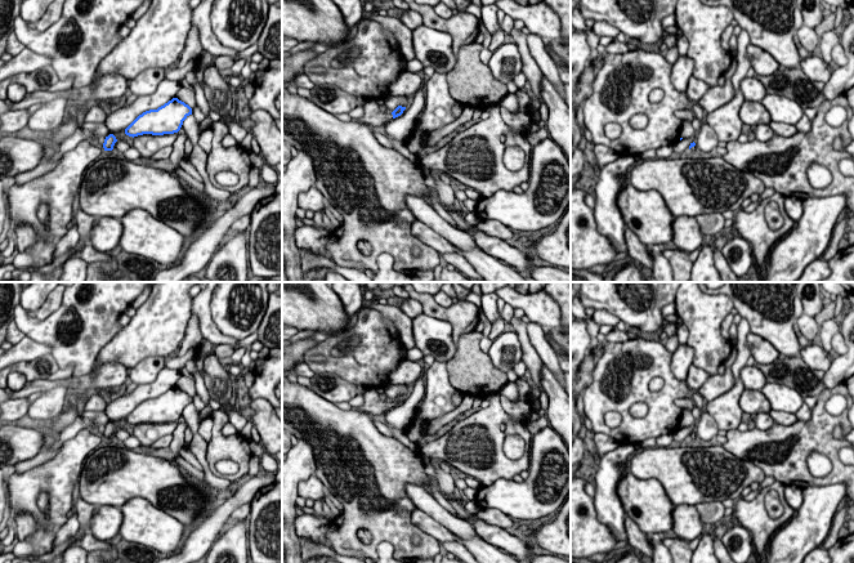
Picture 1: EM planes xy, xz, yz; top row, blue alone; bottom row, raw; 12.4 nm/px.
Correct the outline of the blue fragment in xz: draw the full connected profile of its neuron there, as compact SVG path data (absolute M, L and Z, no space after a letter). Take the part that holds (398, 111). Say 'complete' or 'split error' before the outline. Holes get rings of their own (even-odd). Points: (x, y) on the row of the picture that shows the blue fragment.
split error; M368 100L365 106L365 115L359 117L357 121L370 125L371 128L375 126L384 126L390 120L401 116L406 107L398 106L392 113L383 112L380 106L375 100Z

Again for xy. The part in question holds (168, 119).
complete; M173 98L157 110L139 115L126 129L129 137L143 134L164 135L178 133L183 121L192 115L192 108L178 98Z

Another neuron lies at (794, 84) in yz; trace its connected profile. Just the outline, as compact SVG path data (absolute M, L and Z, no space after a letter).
M779 68L769 76L755 76L766 90L766 94L778 94L793 99L802 110L818 108L826 99L824 82L810 80L802 70Z

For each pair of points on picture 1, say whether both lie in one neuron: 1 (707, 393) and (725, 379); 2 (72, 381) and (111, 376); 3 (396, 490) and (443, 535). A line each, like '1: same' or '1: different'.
1: same
2: same
3: different

